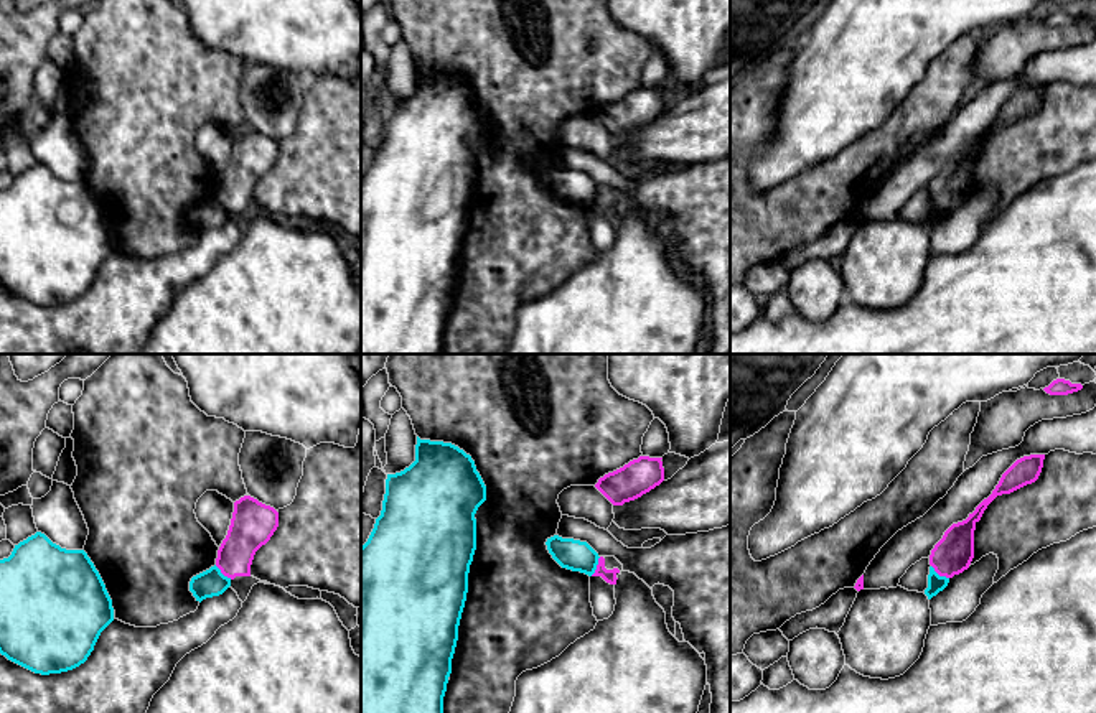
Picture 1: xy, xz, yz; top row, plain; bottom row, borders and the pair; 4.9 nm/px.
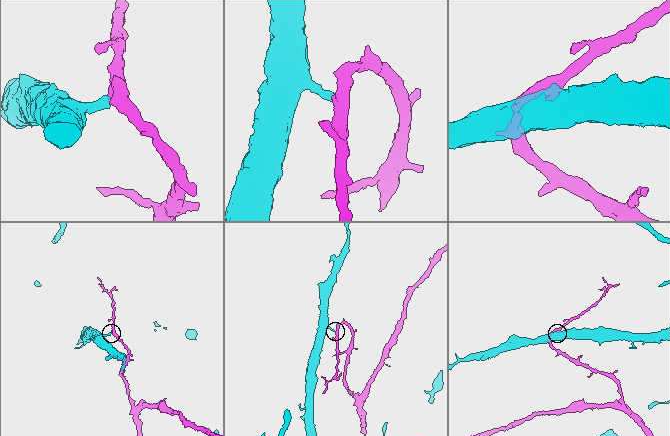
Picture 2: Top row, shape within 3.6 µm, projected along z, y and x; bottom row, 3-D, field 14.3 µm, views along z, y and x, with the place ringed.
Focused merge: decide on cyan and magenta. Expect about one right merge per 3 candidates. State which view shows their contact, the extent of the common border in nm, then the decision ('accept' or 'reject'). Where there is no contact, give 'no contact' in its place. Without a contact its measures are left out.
xz | 110 nm | reject

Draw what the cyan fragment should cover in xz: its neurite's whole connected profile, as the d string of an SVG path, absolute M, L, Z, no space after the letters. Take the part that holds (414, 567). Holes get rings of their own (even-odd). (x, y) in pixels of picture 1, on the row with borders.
M420 440L415 461L400 473L387 474L381 515L368 542L361 547L361 713L443 713L443 697L452 673L458 626L468 593L468 573L476 550L478 507L486 501L486 486L470 454L452 443Z

